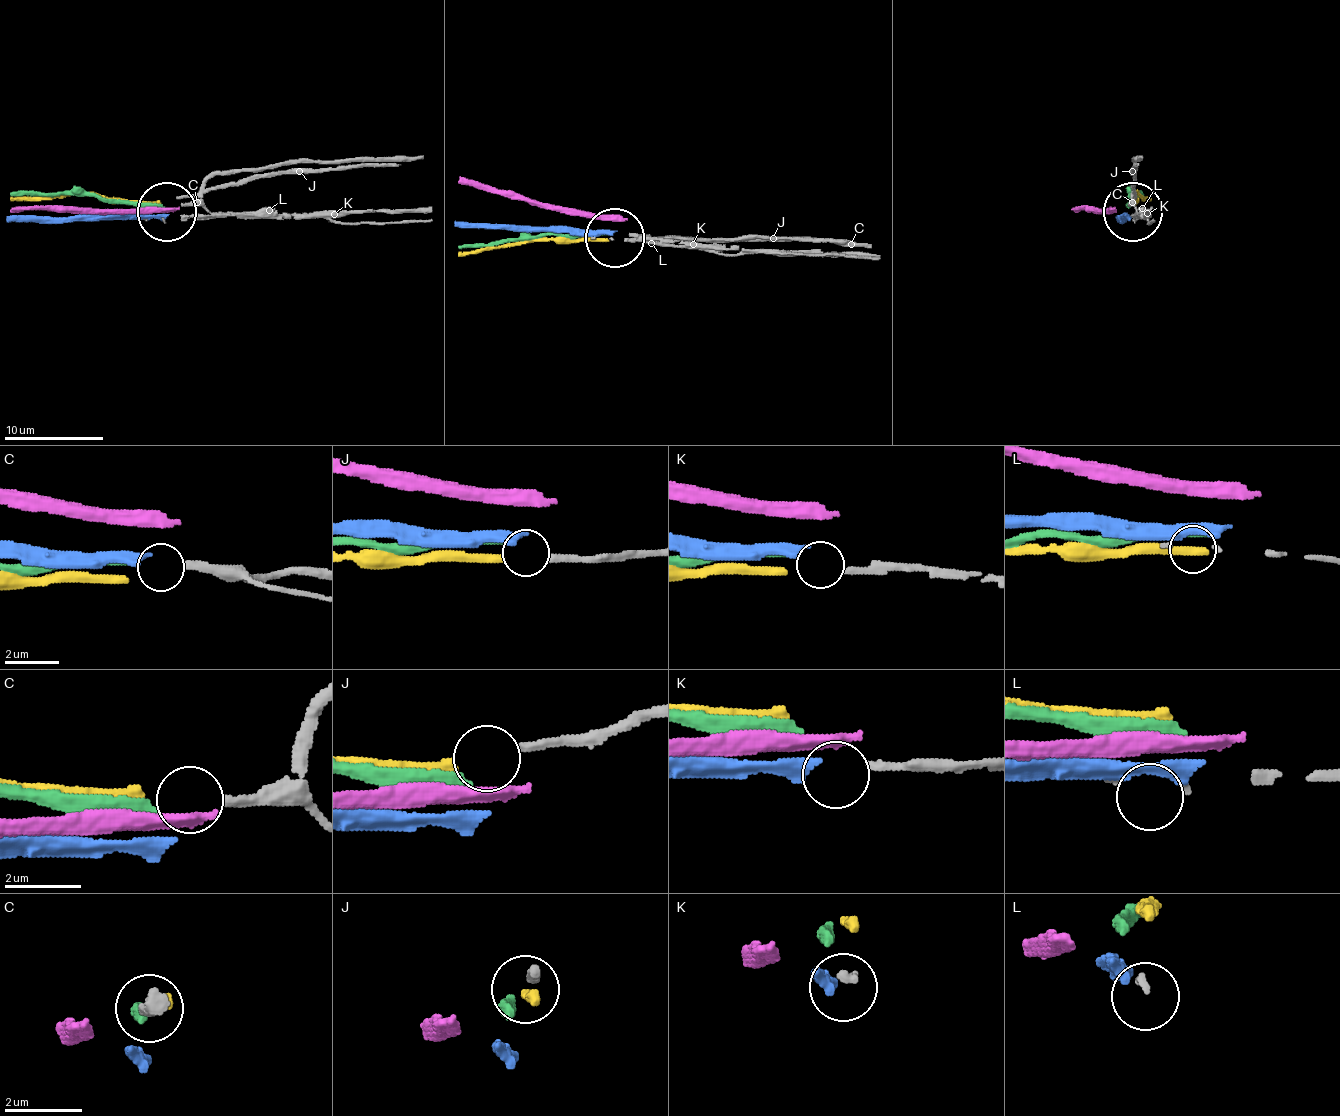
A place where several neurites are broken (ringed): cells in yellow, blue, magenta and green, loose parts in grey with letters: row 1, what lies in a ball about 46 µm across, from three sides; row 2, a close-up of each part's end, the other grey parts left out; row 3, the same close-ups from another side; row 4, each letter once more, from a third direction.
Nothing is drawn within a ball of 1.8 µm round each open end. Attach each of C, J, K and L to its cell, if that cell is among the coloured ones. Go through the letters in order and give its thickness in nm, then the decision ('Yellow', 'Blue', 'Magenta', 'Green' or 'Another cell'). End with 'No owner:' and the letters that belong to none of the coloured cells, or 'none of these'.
C: Thickness 280 nm. Green
J: Thickness 240 nm. Yellow
K: Thickness 200 nm. Another cell
L: Thickness 80 nm. Another cell
No owner: K, L

